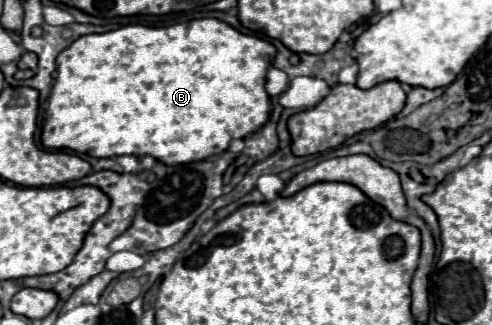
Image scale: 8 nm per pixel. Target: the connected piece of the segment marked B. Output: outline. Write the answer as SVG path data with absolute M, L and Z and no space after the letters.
M205 17L205 19L193 19L185 23L175 23L169 27L145 27L145 25L127 25L123 29L107 31L107 33L91 33L75 39L65 51L57 57L57 77L55 85L49 97L47 107L47 119L43 125L41 141L49 149L69 149L75 153L87 153L91 157L117 157L117 155L151 155L157 161L165 165L185 165L193 161L201 161L213 155L219 155L229 149L229 143L233 139L243 139L249 133L255 133L259 127L263 127L269 119L269 95L265 91L265 75L273 61L275 47L259 39L255 35L243 35L231 25Z

